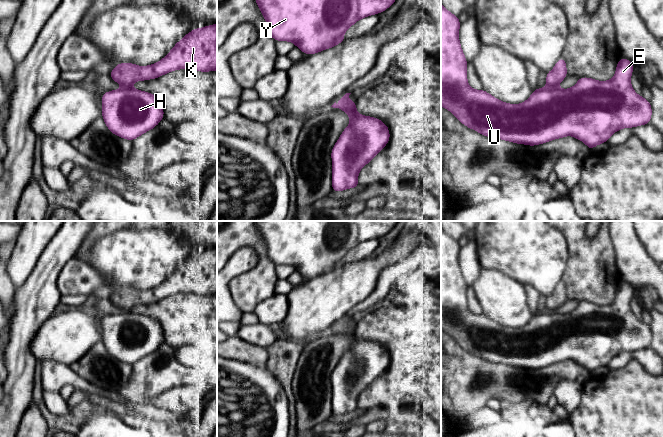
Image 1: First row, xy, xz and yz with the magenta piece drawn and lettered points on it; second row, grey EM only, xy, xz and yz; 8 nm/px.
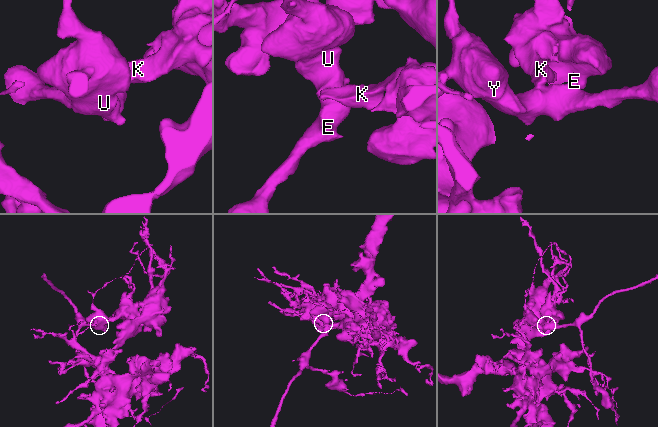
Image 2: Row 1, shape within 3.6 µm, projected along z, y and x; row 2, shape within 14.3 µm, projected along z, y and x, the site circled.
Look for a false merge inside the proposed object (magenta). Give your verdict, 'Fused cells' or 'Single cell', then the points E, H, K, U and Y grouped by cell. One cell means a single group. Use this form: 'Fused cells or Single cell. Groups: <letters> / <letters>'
Fused cells. Groups: E H U Y / K

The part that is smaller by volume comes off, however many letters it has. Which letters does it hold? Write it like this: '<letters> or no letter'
E, H, U, Y

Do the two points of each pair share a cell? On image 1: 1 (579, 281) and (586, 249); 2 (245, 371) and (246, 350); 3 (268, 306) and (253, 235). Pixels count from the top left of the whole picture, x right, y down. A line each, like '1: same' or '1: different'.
1: same
2: different
3: different

